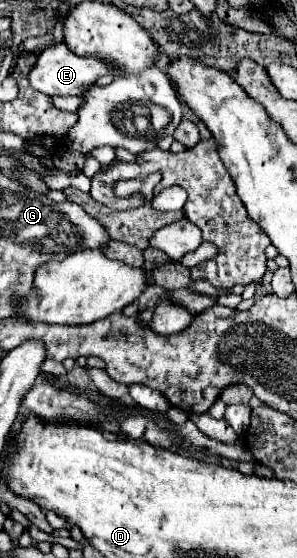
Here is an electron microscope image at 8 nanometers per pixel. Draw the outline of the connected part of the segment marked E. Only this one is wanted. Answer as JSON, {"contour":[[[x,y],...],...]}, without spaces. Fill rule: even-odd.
{"contour":[[[65,44],[49,46],[39,54],[39,60],[35,68],[29,74],[29,82],[35,90],[49,94],[49,96],[85,96],[89,86],[97,82],[97,78],[107,74],[119,74],[119,68],[115,64],[105,64],[105,60],[99,58],[83,58],[73,52]]]}

